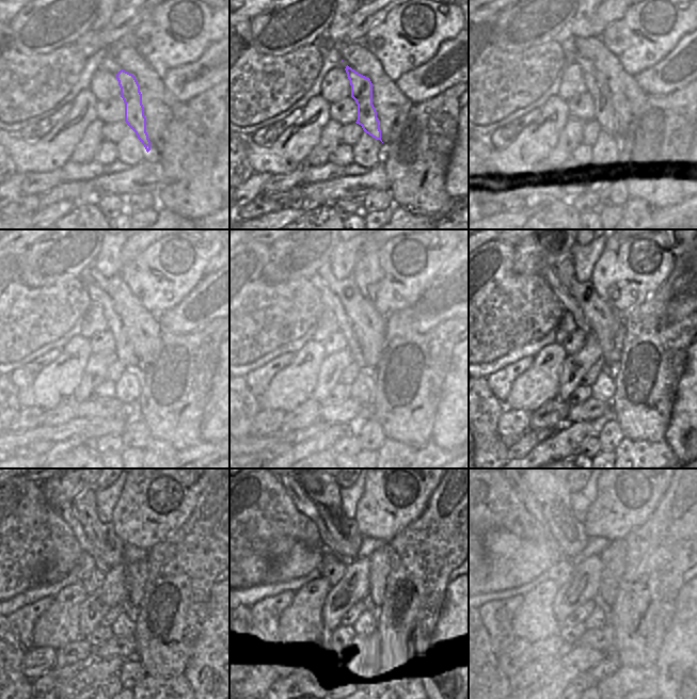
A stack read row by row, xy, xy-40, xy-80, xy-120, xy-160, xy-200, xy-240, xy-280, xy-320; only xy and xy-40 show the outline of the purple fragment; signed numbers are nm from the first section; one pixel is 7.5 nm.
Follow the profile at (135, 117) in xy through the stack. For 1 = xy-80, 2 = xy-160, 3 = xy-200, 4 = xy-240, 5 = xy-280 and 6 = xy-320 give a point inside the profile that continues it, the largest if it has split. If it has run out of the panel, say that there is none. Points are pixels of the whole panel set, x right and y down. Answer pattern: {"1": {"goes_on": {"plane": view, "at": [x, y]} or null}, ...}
{"1": {"goes_on": {"plane": "xy-80", "at": [597, 85]}}, "2": {"goes_on": {"plane": "xy-160", "at": [332, 303]}}, "3": {"goes_on": {"plane": "xy-200", "at": [569, 304]}}, "4": {"goes_on": {"plane": "xy-240", "at": [66, 510]}}, "5": {"goes_on": {"plane": "xy-280", "at": [301, 499]}}, "6": {"goes_on": {"plane": "xy-320", "at": [523, 490]}}}

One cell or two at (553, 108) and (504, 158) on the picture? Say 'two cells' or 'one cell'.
one cell

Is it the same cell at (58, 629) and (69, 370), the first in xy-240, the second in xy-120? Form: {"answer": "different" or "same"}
{"answer": "same"}

